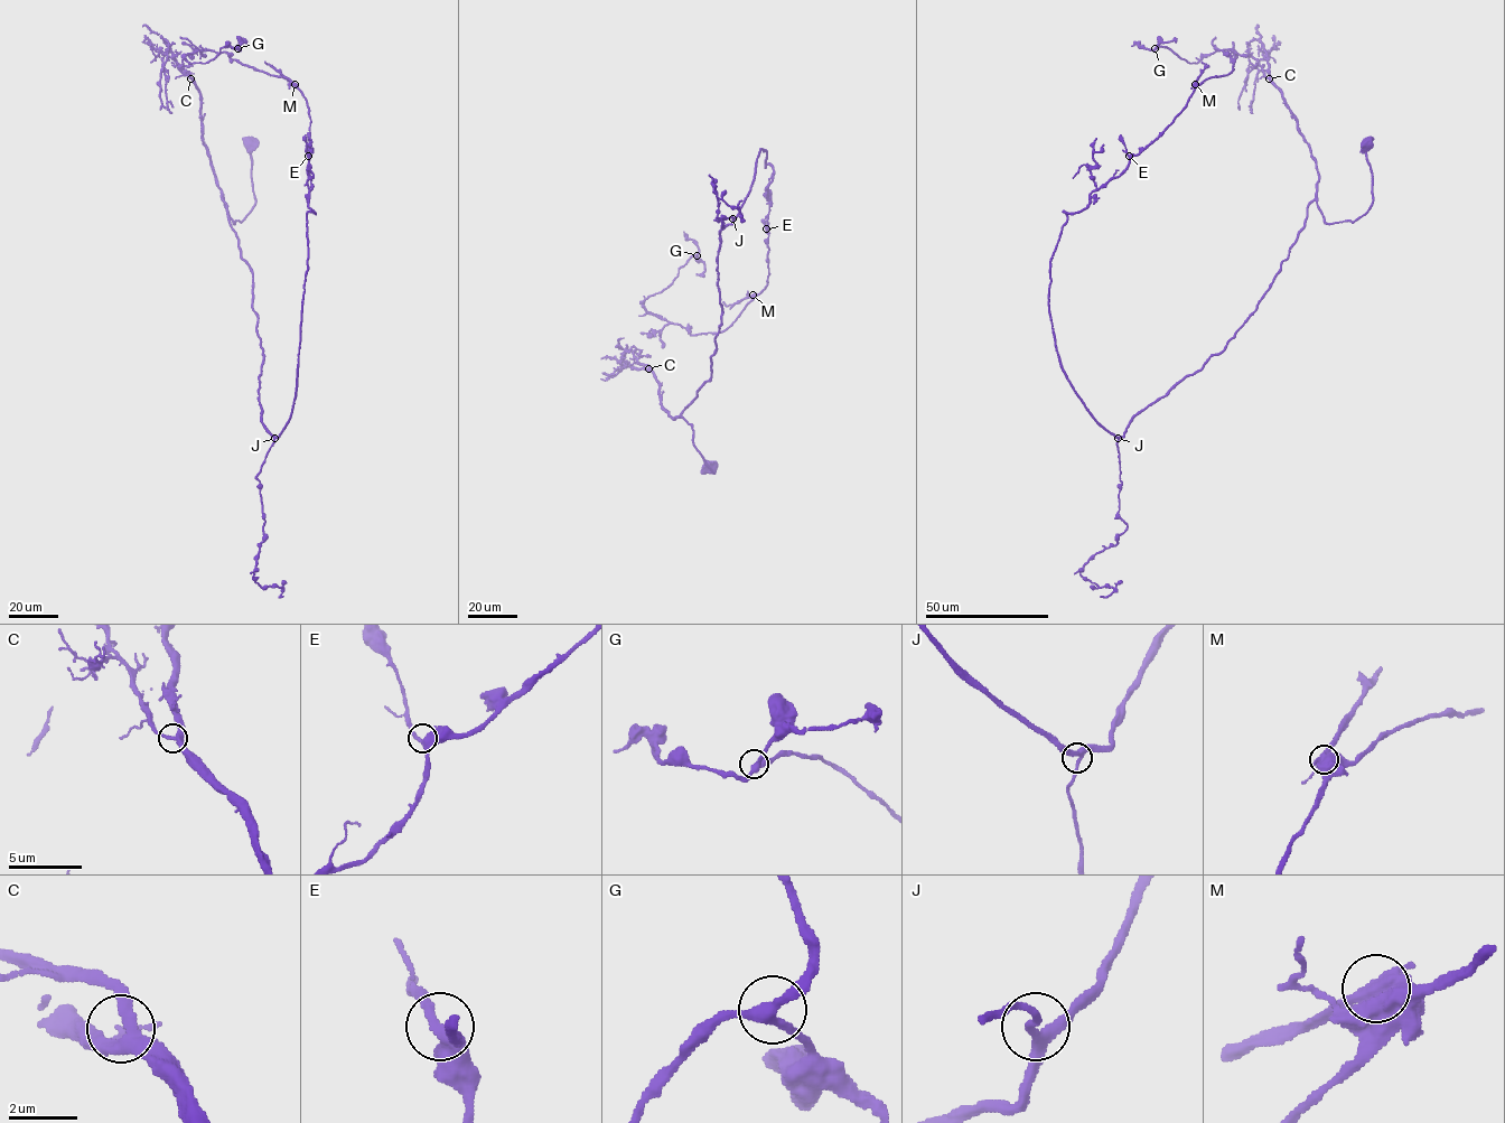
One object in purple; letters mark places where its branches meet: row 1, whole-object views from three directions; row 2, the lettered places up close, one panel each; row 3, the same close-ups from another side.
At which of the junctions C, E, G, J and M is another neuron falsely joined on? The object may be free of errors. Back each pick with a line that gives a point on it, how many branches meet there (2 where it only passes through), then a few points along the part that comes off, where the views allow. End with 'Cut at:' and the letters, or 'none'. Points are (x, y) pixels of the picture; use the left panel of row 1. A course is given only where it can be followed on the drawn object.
M: at (295, 84); 3 branches meet; foreign part runs (295, 84), (264, 62)
Cut at: M

